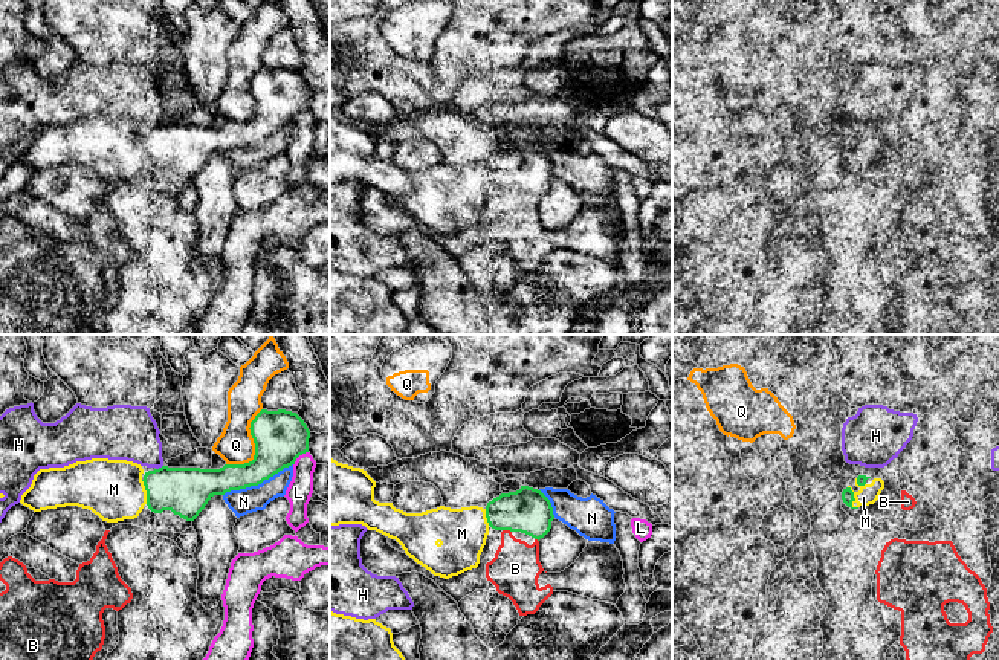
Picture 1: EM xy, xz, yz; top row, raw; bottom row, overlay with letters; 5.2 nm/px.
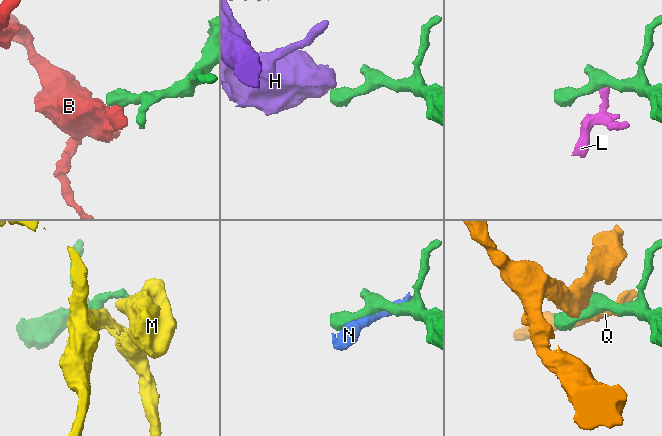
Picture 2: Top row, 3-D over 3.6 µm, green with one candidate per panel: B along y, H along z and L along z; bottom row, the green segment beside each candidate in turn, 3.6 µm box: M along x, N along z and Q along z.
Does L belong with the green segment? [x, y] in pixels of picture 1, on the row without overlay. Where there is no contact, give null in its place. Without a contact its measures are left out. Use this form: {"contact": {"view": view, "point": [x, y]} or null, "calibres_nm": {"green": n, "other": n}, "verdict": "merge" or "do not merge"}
{"contact": {"view": "xy", "point": [298, 113]}, "calibres_nm": {"green": 280, "other": 130}, "verdict": "do not merge"}

